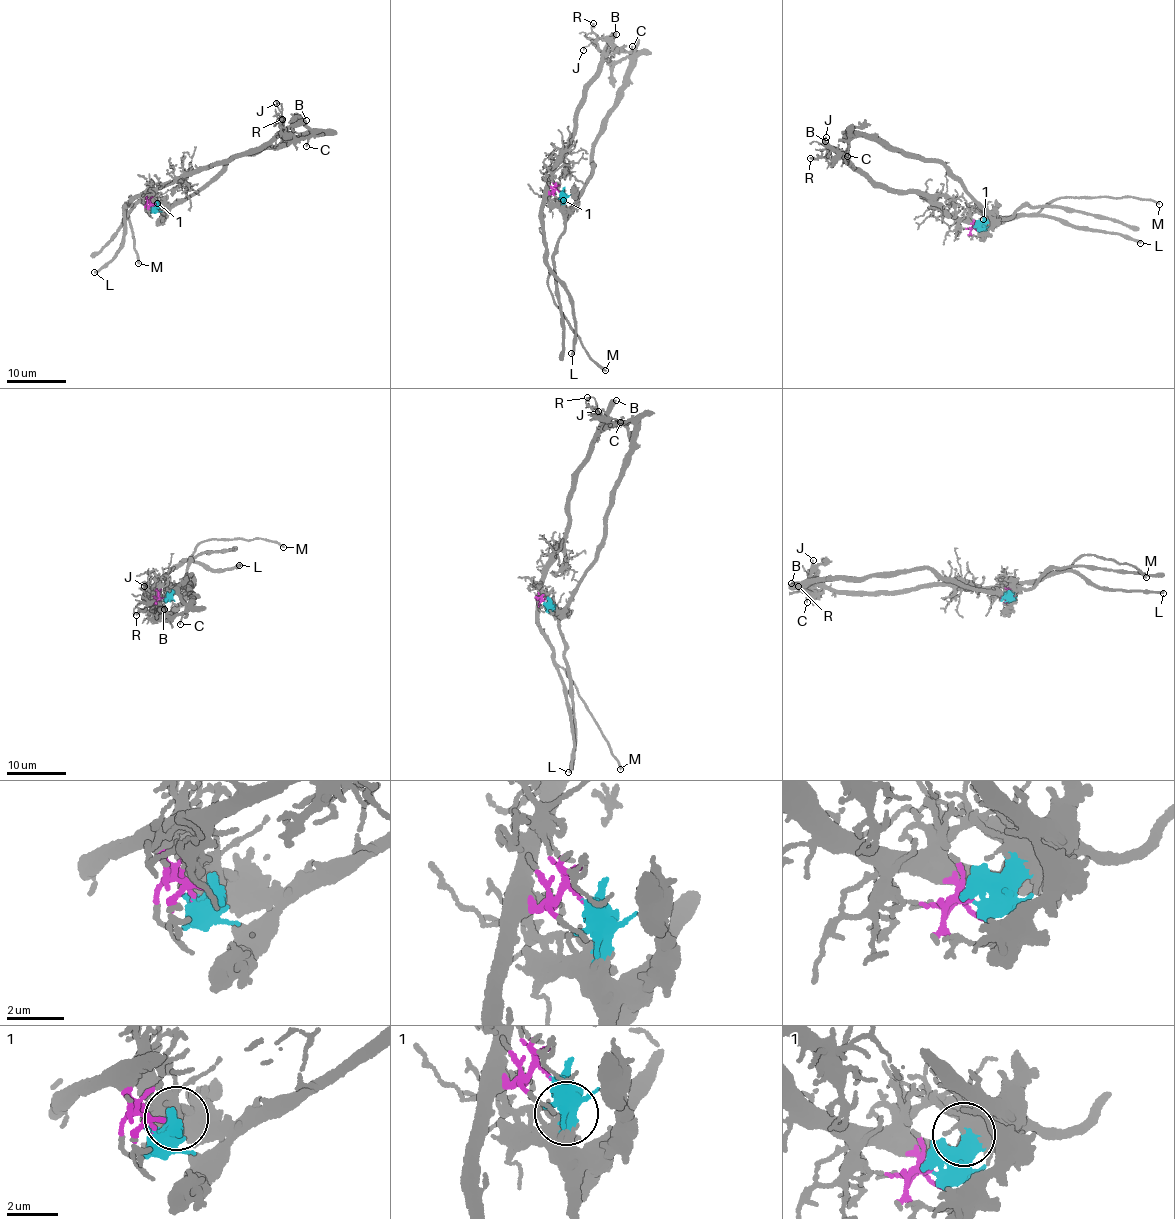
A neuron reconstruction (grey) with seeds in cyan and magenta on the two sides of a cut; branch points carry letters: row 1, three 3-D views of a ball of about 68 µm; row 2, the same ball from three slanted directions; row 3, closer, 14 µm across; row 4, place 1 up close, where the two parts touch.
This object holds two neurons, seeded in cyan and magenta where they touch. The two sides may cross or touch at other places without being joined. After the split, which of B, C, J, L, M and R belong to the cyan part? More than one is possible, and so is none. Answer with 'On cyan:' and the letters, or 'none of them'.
On cyan: C

